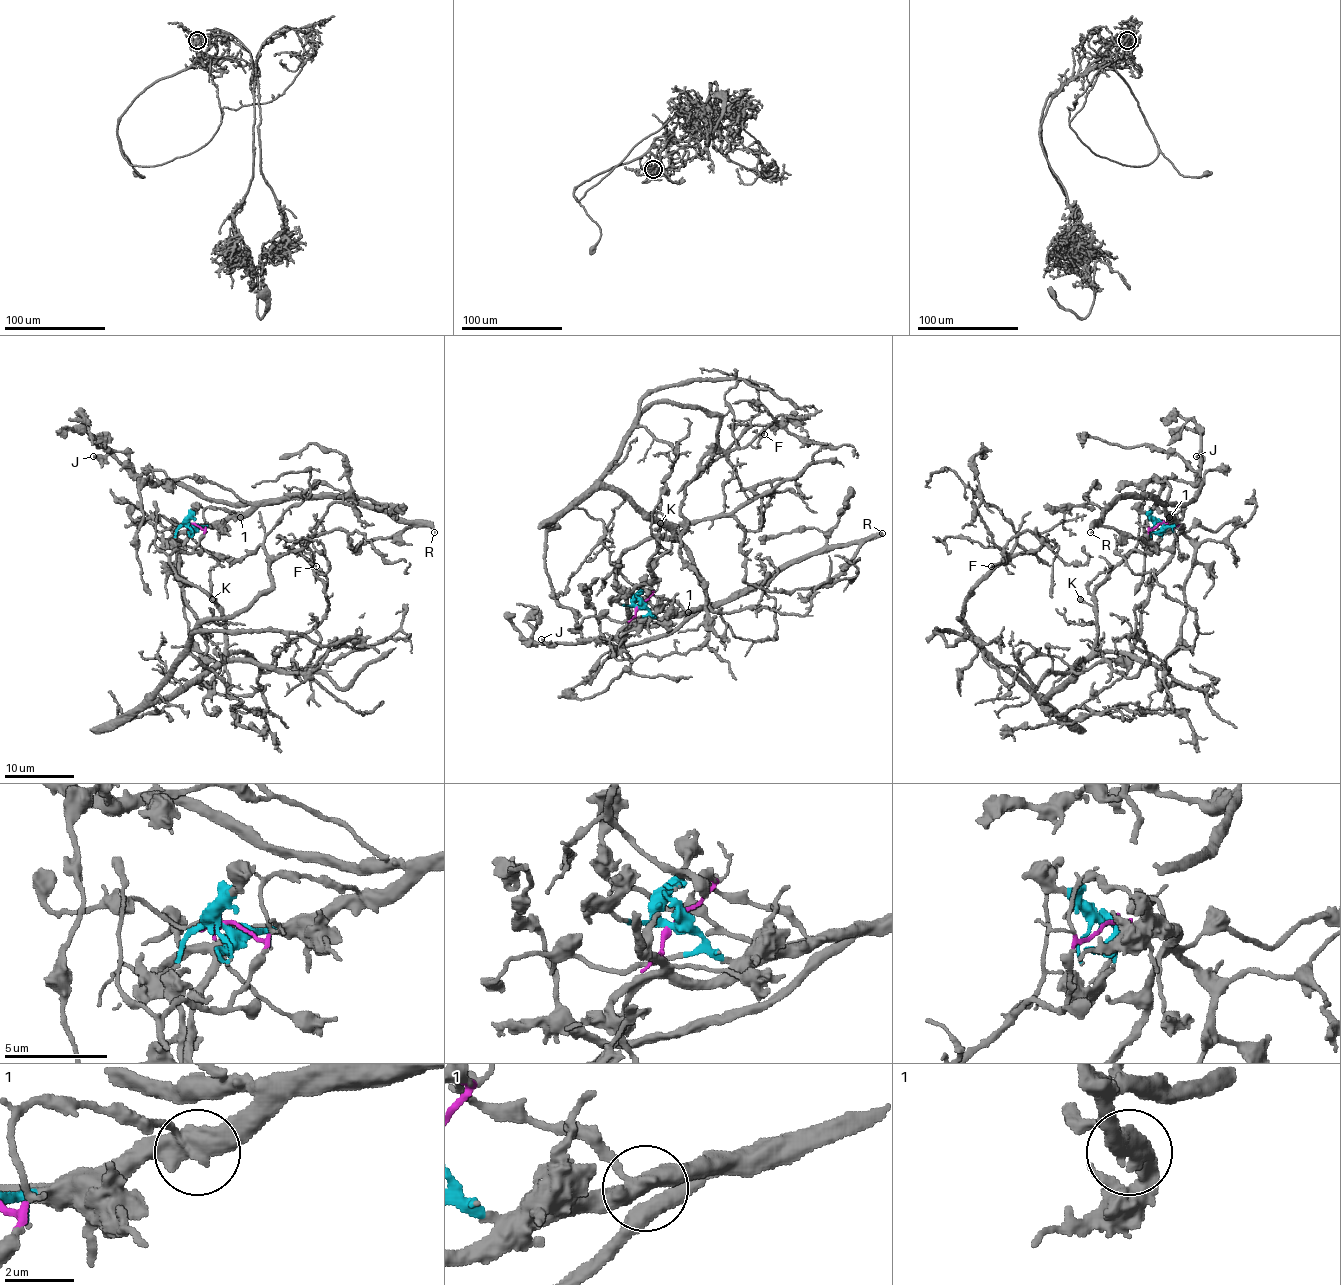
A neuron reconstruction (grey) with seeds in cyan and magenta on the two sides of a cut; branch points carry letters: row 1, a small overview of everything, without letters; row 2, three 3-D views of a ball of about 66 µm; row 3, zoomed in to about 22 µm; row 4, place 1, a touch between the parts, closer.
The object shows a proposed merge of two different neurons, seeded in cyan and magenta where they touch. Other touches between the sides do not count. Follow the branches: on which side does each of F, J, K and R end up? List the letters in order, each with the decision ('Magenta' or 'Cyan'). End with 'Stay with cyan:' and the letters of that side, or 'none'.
F: Magenta
J: Cyan
K: Magenta
R: Cyan
Stay with cyan: J, R

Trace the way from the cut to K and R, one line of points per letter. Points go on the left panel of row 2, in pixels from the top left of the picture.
K: (190, 524), (197, 524), (204, 536), (190, 552), (176, 550), (171, 555), (171, 567), (217, 605), (212, 598)
R: (190, 524), (224, 524), (252, 514), (261, 505), (292, 498), (344, 498), (406, 521), (429, 524), (434, 533)

